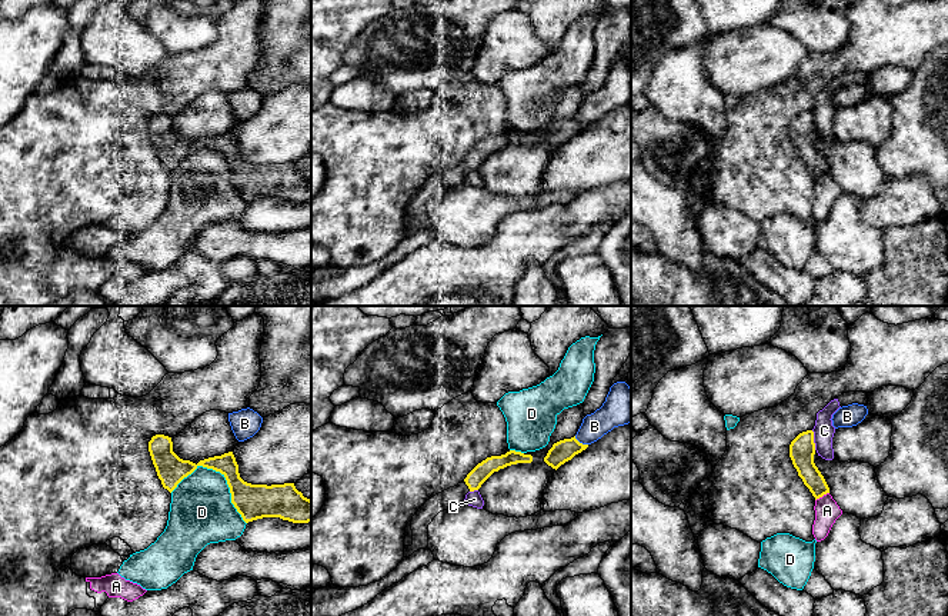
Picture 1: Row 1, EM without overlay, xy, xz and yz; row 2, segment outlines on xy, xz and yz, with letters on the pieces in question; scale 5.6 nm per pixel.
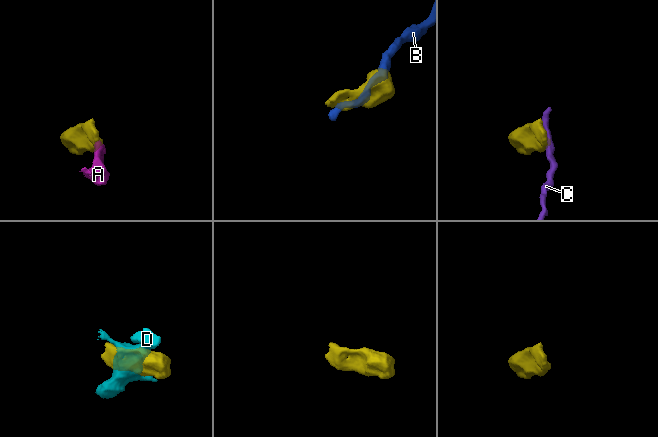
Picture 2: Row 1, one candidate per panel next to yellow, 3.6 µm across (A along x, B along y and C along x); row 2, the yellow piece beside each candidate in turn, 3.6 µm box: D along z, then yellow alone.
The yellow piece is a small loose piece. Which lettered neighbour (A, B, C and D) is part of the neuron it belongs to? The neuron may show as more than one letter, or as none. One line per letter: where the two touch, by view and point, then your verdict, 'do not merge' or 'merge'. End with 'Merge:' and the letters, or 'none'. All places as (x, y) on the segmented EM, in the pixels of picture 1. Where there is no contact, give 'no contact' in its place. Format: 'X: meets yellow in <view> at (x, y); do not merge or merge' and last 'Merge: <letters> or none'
A: meets yellow in yz at (821, 496); do not merge
B: meets yellow in xz at (581, 443); do not merge
C: meets yellow in yz at (813, 440); do not merge
D: meets yellow in xy at (220, 472); do not merge
Merge: none

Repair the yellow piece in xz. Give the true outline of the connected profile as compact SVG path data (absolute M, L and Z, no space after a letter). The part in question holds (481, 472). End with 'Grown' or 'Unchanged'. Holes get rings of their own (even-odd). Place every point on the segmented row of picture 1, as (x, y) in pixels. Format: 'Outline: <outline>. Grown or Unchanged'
Outline: M510 450L501 456L487 457L478 463L461 483L428 499L413 516L413 545L404 546L404 557L411 556L420 549L428 547L428 525L440 512L464 506L465 495L478 490L494 472L511 465L531 462L531 454L524 454L515 450Z. Grown

